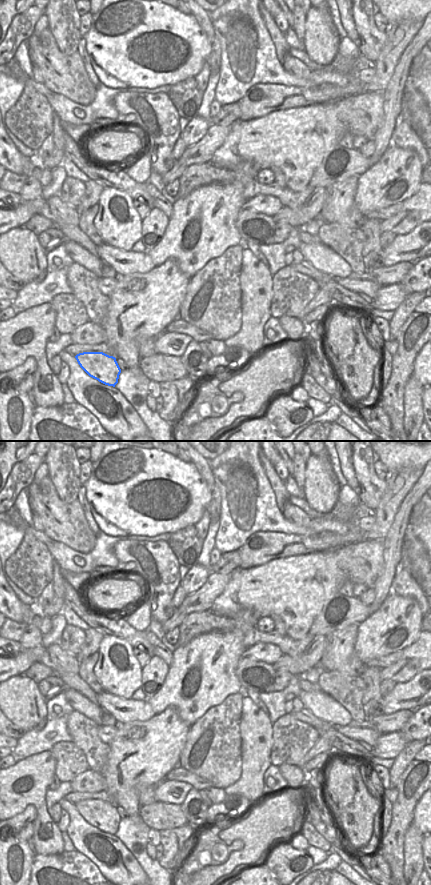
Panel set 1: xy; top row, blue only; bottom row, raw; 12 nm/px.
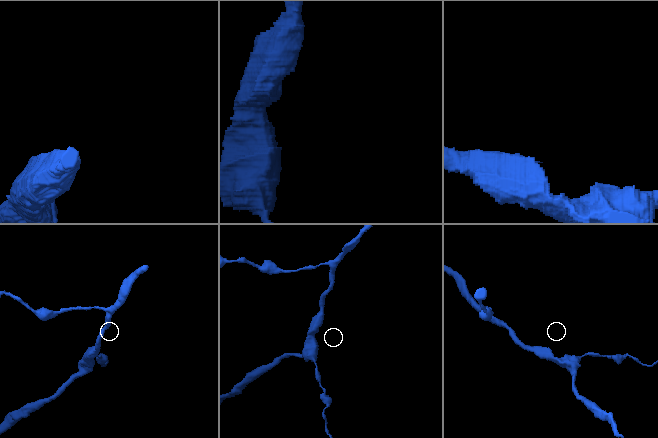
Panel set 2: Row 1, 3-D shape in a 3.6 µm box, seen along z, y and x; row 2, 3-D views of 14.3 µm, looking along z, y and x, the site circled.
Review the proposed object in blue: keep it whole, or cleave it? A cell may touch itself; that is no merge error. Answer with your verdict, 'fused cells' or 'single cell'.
single cell

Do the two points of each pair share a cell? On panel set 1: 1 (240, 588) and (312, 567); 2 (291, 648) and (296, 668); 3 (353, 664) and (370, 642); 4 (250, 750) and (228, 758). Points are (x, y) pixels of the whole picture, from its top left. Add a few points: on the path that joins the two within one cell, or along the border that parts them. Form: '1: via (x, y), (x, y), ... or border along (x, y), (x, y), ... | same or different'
1: via (258, 588), (292, 587), (294, 585) | same
2: border along (311, 641), (298, 656), (283, 654) | different
3: border along (355, 635), (354, 654), (362, 662) | different
4: border along (239, 730), (241, 738), (241, 776) | different

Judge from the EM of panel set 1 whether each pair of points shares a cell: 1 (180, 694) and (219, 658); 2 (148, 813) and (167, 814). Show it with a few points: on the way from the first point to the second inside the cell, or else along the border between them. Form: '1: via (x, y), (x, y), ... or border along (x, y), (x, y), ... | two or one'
1: via (181, 680), (190, 668), (205, 667) | one
2: via (153, 814), (162, 814) | one

